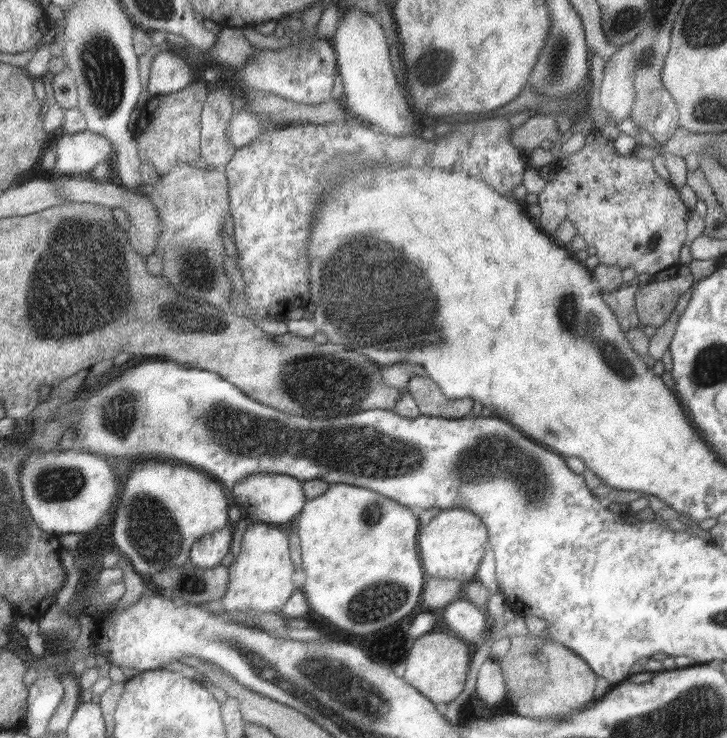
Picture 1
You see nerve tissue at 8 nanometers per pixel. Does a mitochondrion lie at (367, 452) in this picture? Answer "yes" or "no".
yes

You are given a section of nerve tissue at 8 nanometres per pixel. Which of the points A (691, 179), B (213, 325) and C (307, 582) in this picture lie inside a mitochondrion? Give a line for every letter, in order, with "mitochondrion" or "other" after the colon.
A: other
B: mitochondrion
C: other

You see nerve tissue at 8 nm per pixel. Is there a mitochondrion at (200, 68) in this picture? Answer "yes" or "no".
no

